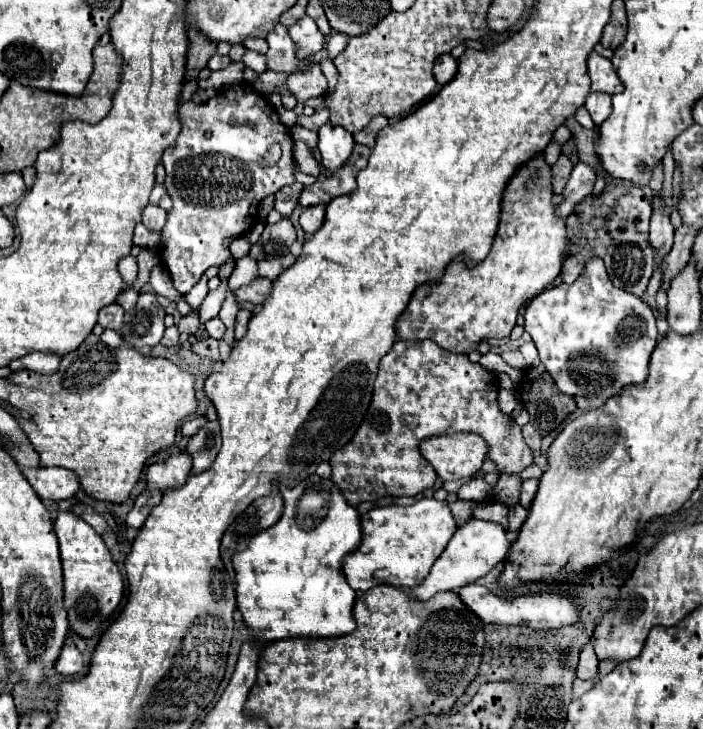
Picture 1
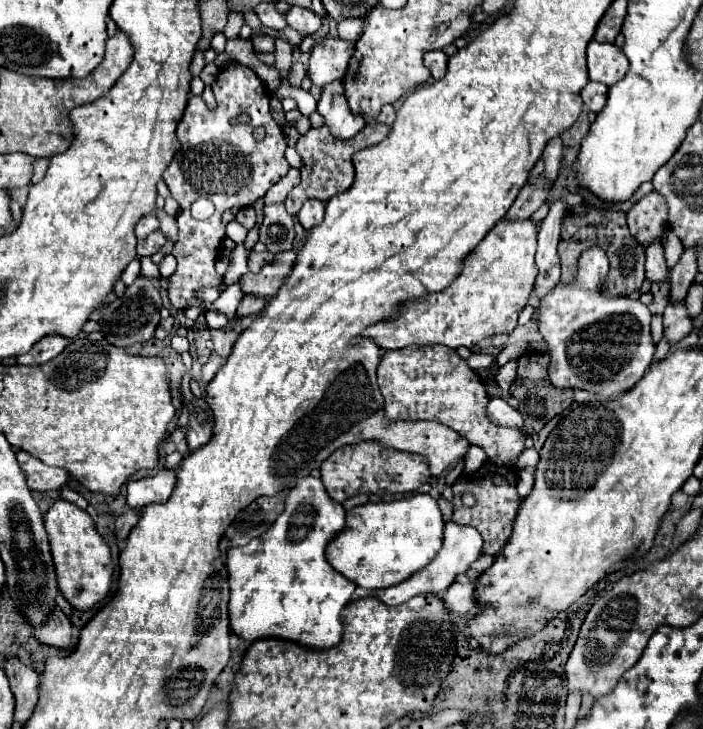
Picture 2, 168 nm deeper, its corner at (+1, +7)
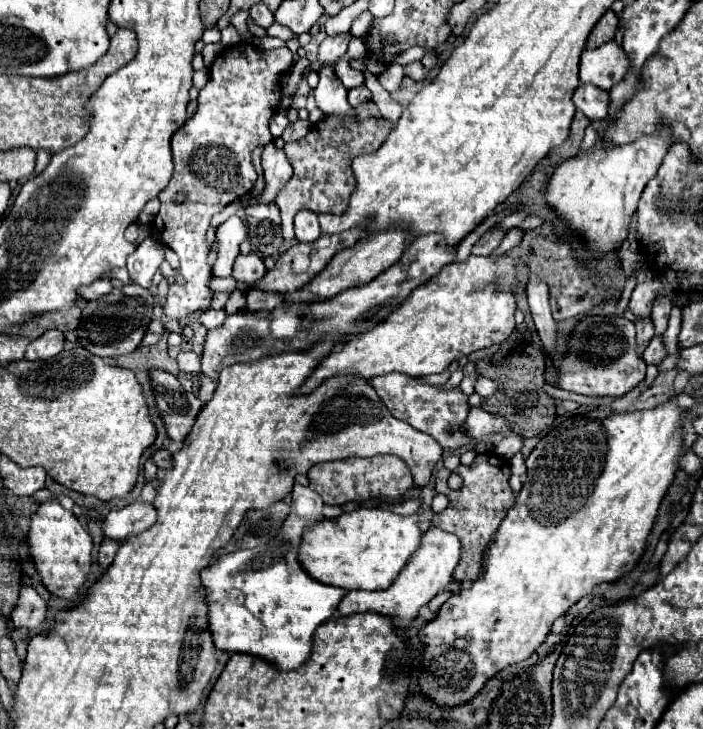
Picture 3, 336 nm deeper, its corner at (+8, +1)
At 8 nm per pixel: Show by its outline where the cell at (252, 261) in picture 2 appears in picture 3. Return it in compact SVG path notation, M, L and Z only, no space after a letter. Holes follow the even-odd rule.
M250 253L250 255L238 255L236 263L234 263L234 279L242 285L250 285L254 281L258 281L262 275L266 273L266 267L260 259L258 253Z

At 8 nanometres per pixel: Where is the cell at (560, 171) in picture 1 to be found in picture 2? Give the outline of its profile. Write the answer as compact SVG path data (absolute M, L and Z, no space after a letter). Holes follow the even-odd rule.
M541 175L535 185L525 185L521 189L519 197L515 199L515 203L511 205L511 209L507 211L507 215L503 219L505 221L523 221L523 219L529 219L531 213L537 211L545 203L549 191L551 191L551 185L545 185L545 179Z

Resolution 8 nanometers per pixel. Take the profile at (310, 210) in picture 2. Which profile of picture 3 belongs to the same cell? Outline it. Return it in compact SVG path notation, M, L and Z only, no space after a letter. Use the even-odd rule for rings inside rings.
M300 209L294 217L294 229L296 239L302 243L310 243L322 235L318 225L318 213L312 213L310 209Z

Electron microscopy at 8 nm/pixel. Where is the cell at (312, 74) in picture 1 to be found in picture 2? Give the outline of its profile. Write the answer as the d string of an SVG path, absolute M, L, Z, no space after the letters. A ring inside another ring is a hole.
M339 37L323 39L311 51L307 75L319 87L343 79L353 51L355 51L355 41L345 41Z

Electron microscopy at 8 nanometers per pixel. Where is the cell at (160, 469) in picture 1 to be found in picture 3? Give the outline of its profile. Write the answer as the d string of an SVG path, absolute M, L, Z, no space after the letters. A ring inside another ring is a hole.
M134 501L120 511L110 511L104 521L104 535L116 541L124 541L130 535L136 535L156 521L156 507L146 501Z

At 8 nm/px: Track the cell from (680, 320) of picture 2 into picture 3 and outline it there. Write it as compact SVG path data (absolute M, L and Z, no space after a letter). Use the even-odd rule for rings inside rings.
M662 335L652 337L652 341L648 343L648 347L646 347L644 353L642 353L644 361L646 361L646 363L654 363L654 365L660 365L660 361L662 361L666 355L668 355L668 349L666 349L666 345L664 345Z

